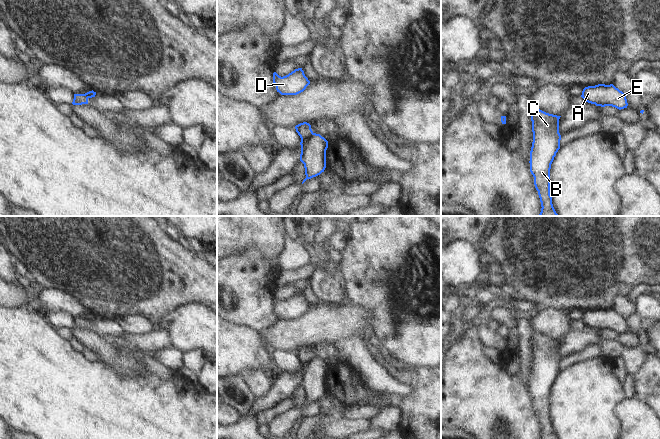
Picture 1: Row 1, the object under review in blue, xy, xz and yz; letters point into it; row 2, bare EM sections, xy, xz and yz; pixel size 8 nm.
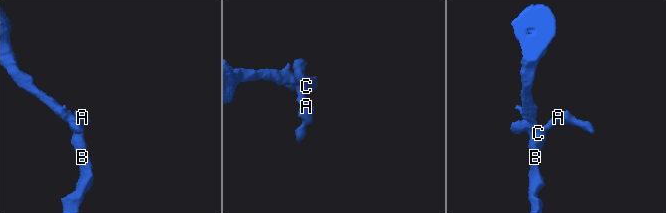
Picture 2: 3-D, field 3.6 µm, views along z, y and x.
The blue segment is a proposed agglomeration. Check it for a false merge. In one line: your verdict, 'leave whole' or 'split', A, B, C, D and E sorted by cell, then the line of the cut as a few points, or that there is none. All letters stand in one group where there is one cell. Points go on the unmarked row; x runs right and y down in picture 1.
split; A E / B C D; cut in xz along (313, 357), (301, 364)

